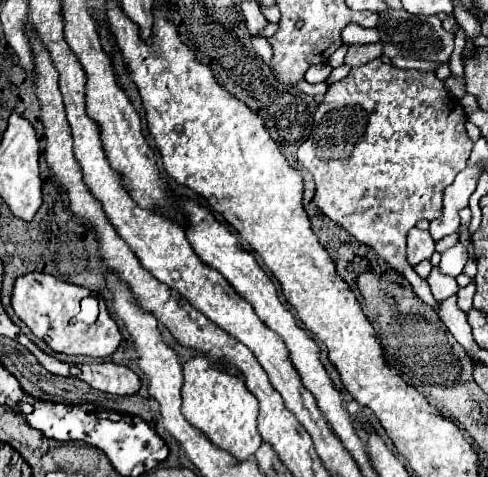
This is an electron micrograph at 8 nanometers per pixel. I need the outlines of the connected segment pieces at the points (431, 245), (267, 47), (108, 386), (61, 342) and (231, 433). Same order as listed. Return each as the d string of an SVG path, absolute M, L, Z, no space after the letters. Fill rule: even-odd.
M411 228L407 236L407 262L411 266L417 266L423 260L429 260L435 252L435 240L427 230Z
M257 36L257 38L253 38L251 40L253 42L253 48L255 48L255 52L269 64L271 62L271 58L273 58L273 50L271 50L271 44L267 42L267 38L263 38L263 36Z
M83 364L83 374L91 374L91 378L83 378L83 382L91 382L91 388L109 394L129 396L141 386L139 376L121 364Z
M31 272L15 280L13 292L11 292L11 306L15 314L31 328L31 332L45 340L49 348L63 354L83 354L91 358L109 356L117 350L121 342L121 332L117 324L111 320L105 306L101 306L101 314L93 326L85 326L79 322L73 322L73 318L79 312L79 302L89 294L87 288L63 282L55 276L43 274L43 272Z
M205 354L185 362L183 374L183 416L215 446L231 452L237 460L251 458L261 444L261 436L257 430L257 398L243 386L243 378L239 378L239 374L227 374L221 366L211 366Z

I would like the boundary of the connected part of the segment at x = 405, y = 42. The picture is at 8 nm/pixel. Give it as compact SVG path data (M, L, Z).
M391 8L377 14L379 14L379 26L375 26L375 30L379 32L379 42L383 44L385 56L419 58L419 60L433 60L433 62L449 60L453 52L453 34L443 28L437 16L411 18L411 14L407 14L405 10L391 10Z

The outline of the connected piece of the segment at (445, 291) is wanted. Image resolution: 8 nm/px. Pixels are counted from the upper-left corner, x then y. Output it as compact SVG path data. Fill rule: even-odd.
M433 268L433 270L431 270L427 282L429 282L431 292L433 292L433 296L435 296L437 302L443 302L443 300L455 296L457 290L459 290L459 284L455 282L455 278L441 274L439 268Z

